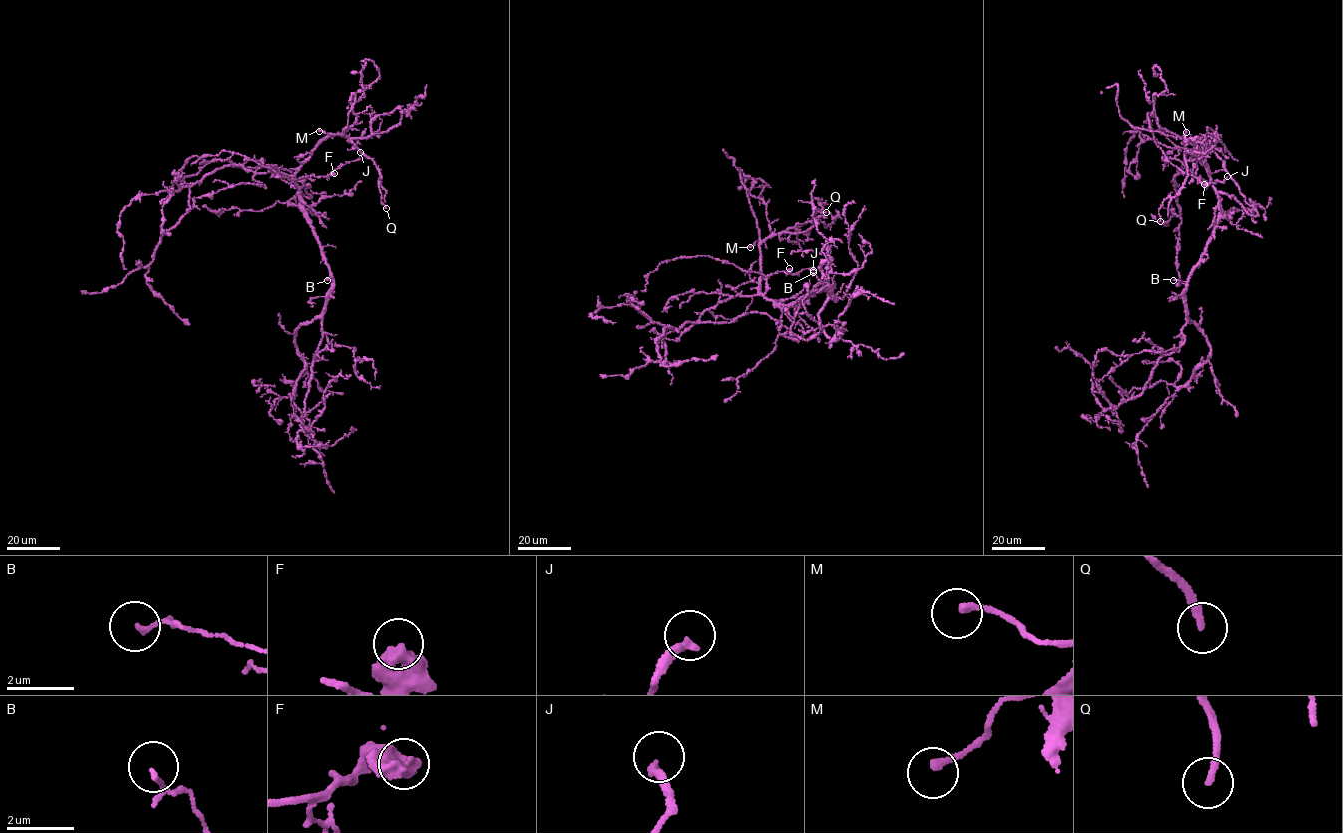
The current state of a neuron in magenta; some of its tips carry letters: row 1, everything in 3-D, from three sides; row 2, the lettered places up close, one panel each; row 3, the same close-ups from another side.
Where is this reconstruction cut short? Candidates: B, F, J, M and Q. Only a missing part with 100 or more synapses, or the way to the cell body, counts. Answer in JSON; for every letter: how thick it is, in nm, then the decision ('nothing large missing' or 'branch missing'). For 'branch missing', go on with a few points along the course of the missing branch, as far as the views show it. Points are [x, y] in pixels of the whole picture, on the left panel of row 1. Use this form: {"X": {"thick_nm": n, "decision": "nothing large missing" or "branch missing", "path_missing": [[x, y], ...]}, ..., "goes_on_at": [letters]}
{"B": {"thick_nm": 80, "decision": "nothing large missing"}, "F": {"thick_nm": 600, "decision": "nothing large missing"}, "J": {"thick_nm": 260, "decision": "nothing large missing"}, "M": {"thick_nm": 200, "decision": "nothing large missing"}, "Q": {"thick_nm": 200, "decision": "nothing large missing"}, "goes_on_at": []}

